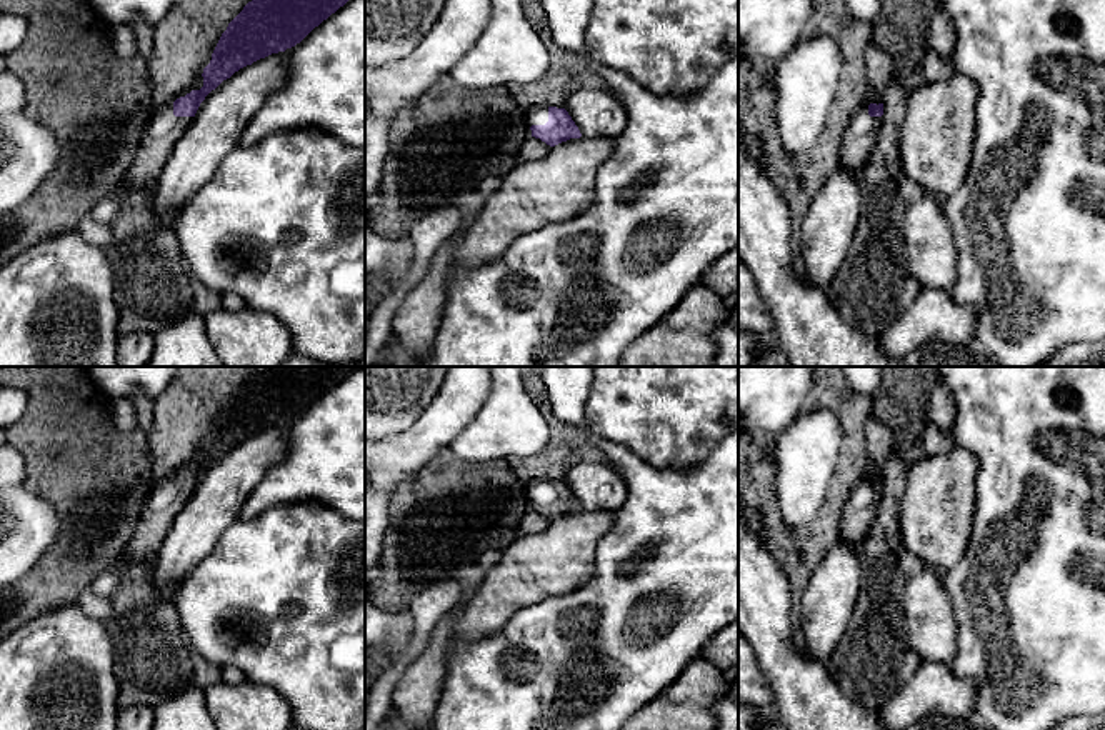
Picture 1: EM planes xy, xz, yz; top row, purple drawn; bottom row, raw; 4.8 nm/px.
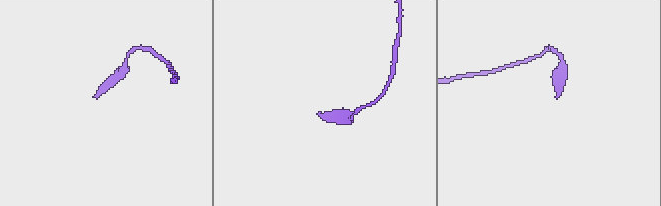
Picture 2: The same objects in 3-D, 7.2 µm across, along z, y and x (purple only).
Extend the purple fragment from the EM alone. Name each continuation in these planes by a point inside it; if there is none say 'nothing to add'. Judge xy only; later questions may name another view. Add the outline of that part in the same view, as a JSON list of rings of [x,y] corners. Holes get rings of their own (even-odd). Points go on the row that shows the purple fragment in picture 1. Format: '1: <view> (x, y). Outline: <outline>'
1: xy (164, 130). Outline: [[[173,103],[155,112],[145,128],[135,160],[117,192],[155,183],[192,120],[193,117],[175,117]]]

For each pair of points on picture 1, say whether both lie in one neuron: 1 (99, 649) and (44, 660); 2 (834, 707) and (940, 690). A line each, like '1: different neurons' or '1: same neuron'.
1: same neuron
2: different neurons

